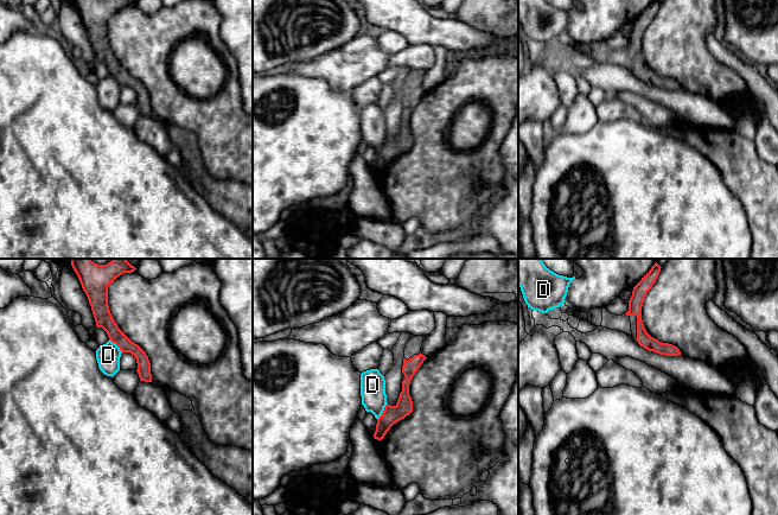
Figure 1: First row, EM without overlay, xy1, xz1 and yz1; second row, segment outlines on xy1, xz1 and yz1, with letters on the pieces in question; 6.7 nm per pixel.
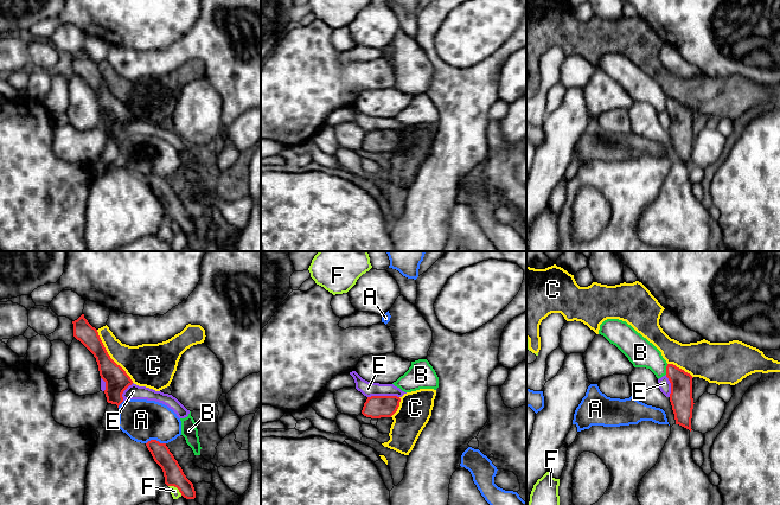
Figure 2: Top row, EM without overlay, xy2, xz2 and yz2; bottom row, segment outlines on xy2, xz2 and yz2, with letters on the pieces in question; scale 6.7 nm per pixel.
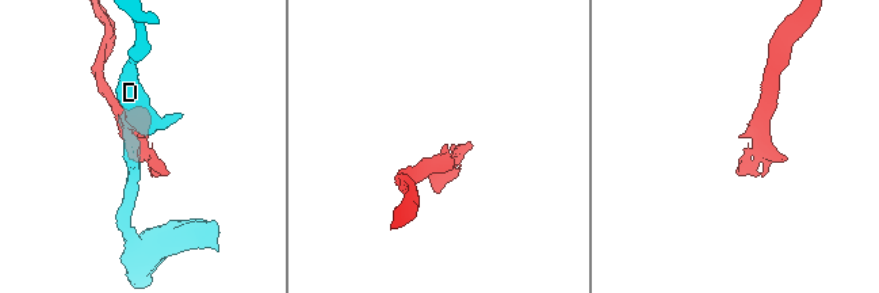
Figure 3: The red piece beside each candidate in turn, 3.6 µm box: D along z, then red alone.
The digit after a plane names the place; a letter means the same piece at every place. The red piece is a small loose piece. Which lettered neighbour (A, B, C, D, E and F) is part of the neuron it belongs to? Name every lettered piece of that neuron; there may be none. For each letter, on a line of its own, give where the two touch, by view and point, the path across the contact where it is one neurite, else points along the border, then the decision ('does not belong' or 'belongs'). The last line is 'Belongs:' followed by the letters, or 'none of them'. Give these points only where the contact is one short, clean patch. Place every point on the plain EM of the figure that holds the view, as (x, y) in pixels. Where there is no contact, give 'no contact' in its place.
A: meets red in xy2 at (155, 174); border along xy2 (165, 177), (149, 174), (146, 178); does not belong
B: meets red in yz2 at (666, 103); does not belong
C: meets red in xy2 at (109, 90); does not belong
D: meets red in xz1 at (383, 146); does not belong
E: meets red in xz2 at (383, 130); border along xz2 (398, 130), (368, 132); does not belong
F: meets red in xy2 at (176, 221); does not belong
Belongs: none of them

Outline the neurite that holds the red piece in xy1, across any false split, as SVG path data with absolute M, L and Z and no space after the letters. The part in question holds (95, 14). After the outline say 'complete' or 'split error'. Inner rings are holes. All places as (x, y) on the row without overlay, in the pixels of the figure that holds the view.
M72 0L85 26L97 62L102 62L109 75L122 87L130 87L138 97L140 115L152 116L151 97L146 87L132 76L115 57L108 39L108 20L121 8L132 7L134 0Z; complete

